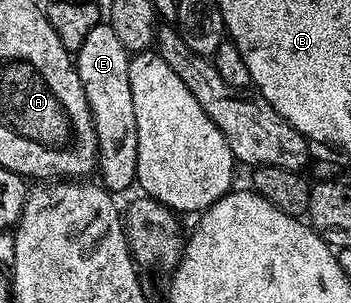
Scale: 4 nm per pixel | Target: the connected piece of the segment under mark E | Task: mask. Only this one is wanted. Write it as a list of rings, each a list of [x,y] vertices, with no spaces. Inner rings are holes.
[[[98,22],[83,38],[83,46],[75,54],[75,70],[81,79],[89,113],[93,116],[93,130],[97,140],[96,171],[113,192],[125,192],[134,187],[137,178],[137,127],[135,106],[131,102],[129,61],[131,53],[119,42],[119,34],[107,22]]]

